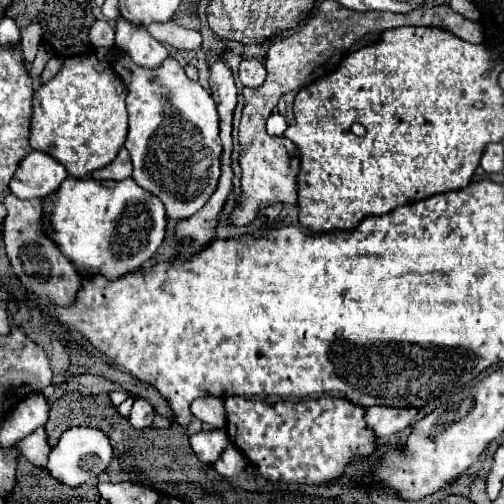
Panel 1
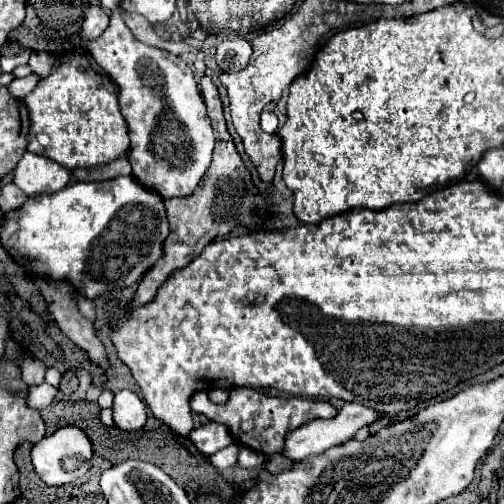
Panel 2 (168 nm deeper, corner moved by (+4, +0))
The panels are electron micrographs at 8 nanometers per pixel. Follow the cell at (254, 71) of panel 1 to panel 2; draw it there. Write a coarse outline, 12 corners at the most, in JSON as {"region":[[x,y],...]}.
{"region":[[245,38],[217,46],[217,64],[223,72],[245,70],[251,44]]}

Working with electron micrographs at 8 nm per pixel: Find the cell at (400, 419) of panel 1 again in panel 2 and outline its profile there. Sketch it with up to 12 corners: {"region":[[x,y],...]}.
{"region":[[349,402],[335,418],[307,422],[285,438],[305,460],[351,440],[381,414]]}

